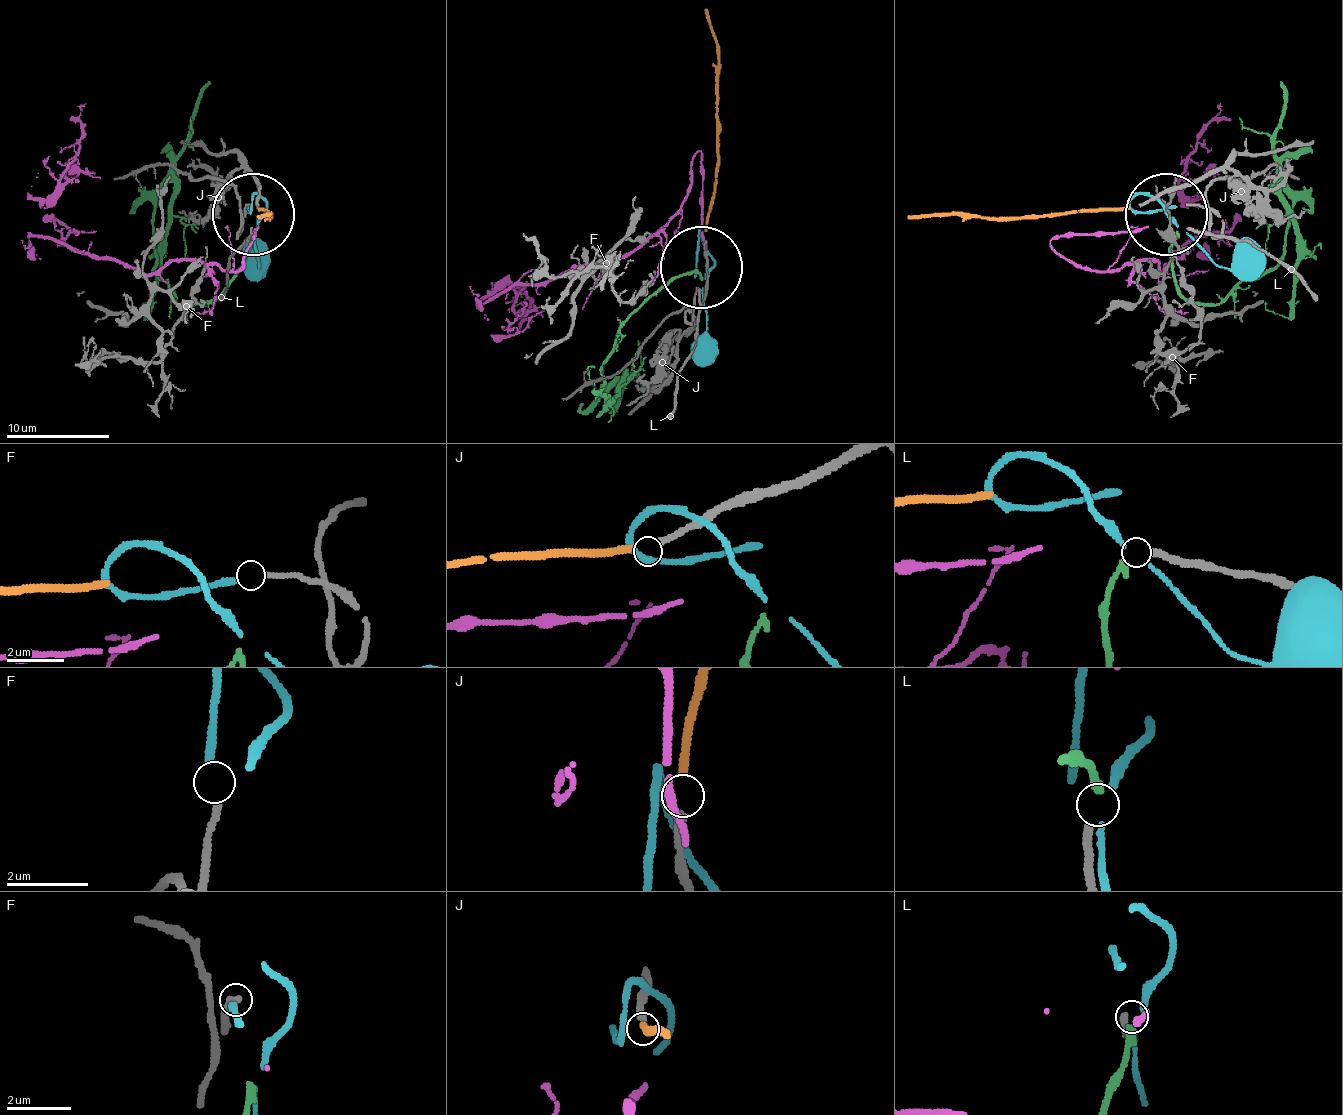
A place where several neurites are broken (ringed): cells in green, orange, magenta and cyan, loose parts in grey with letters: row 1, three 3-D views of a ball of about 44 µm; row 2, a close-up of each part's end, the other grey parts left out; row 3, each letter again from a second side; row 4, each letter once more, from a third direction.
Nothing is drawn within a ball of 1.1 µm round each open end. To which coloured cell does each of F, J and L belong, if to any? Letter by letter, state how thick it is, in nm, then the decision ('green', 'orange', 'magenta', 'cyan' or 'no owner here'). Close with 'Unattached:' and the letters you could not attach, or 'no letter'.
F: 160 nm thick; cyan
J: 200 nm thick; orange
L: 200 nm thick; green
Unattached: no letter

